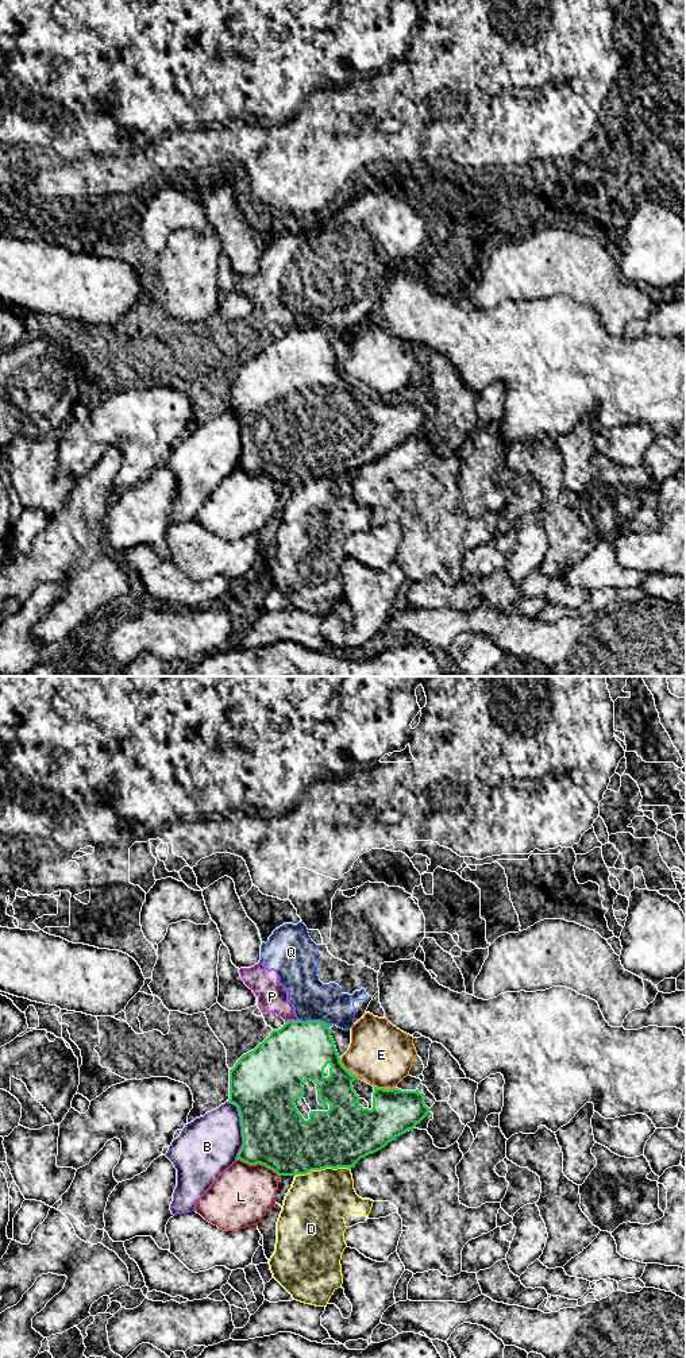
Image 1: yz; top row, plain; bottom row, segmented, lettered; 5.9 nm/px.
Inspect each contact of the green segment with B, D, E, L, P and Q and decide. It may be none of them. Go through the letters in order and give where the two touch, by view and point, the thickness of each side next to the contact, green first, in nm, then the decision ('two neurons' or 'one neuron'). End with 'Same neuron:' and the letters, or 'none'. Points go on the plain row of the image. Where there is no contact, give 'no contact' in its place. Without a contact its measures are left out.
B: yz (242, 438) | 380/360 nm | two neurons
D: yz (322, 477) | 360/360 nm | two neurons
E: yz (346, 378) | 280/380 nm | two neurons
L: yz (258, 471) | 380/360 nm | two neurons
P: yz (291, 330) | 360/180 nm | two neurons
Q: yz (313, 330) | 360/240 nm | two neurons
Same neuron: none

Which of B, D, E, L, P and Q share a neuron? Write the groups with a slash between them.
B / D / E / L / P Q

